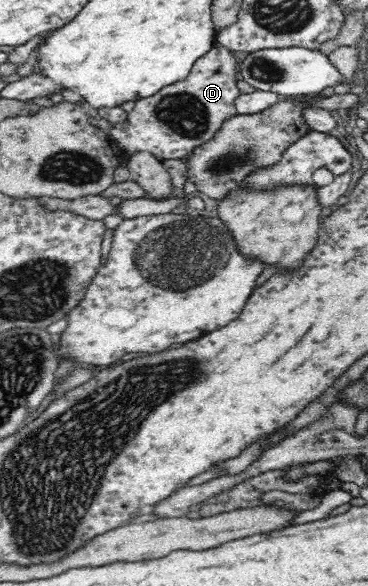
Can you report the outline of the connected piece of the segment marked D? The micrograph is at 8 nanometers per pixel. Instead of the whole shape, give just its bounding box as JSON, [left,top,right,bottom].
[109,44,240,159]

